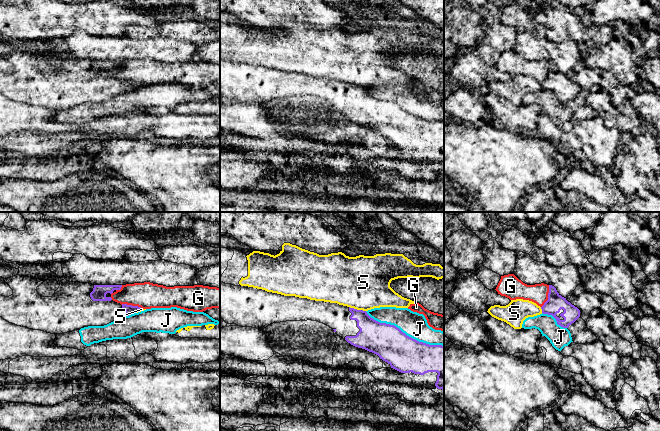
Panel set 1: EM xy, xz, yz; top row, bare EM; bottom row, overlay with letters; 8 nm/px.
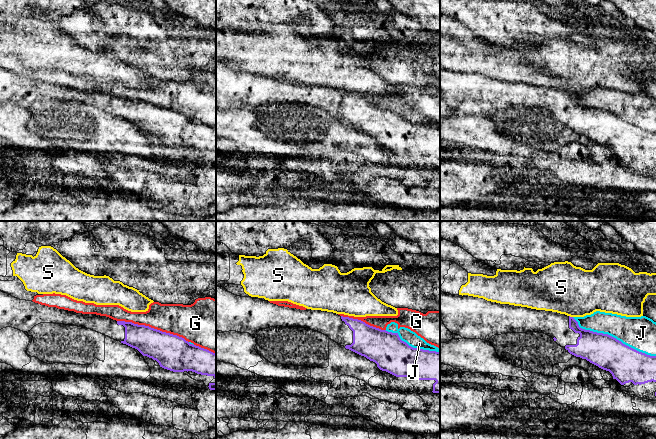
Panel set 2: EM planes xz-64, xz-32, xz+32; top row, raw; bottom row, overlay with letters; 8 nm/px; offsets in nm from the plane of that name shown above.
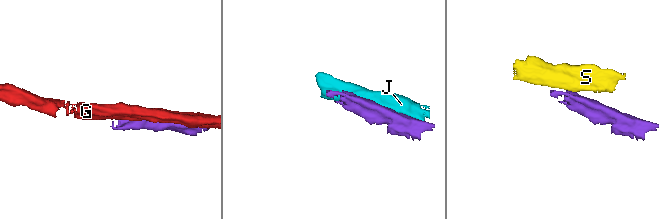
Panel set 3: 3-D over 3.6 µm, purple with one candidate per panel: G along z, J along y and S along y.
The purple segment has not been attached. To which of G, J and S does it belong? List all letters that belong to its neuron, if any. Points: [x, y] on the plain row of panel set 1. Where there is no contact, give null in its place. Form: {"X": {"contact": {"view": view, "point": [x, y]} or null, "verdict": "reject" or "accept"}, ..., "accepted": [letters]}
{"G": {"contact": {"view": "yz", "point": [548, 72]}, "verdict": "reject"}, "J": {"contact": {"view": "xz", "point": [404, 109]}, "verdict": "reject"}, "S": {"contact": {"view": "xz", "point": [356, 85]}, "verdict": "reject"}, "accepted": []}

